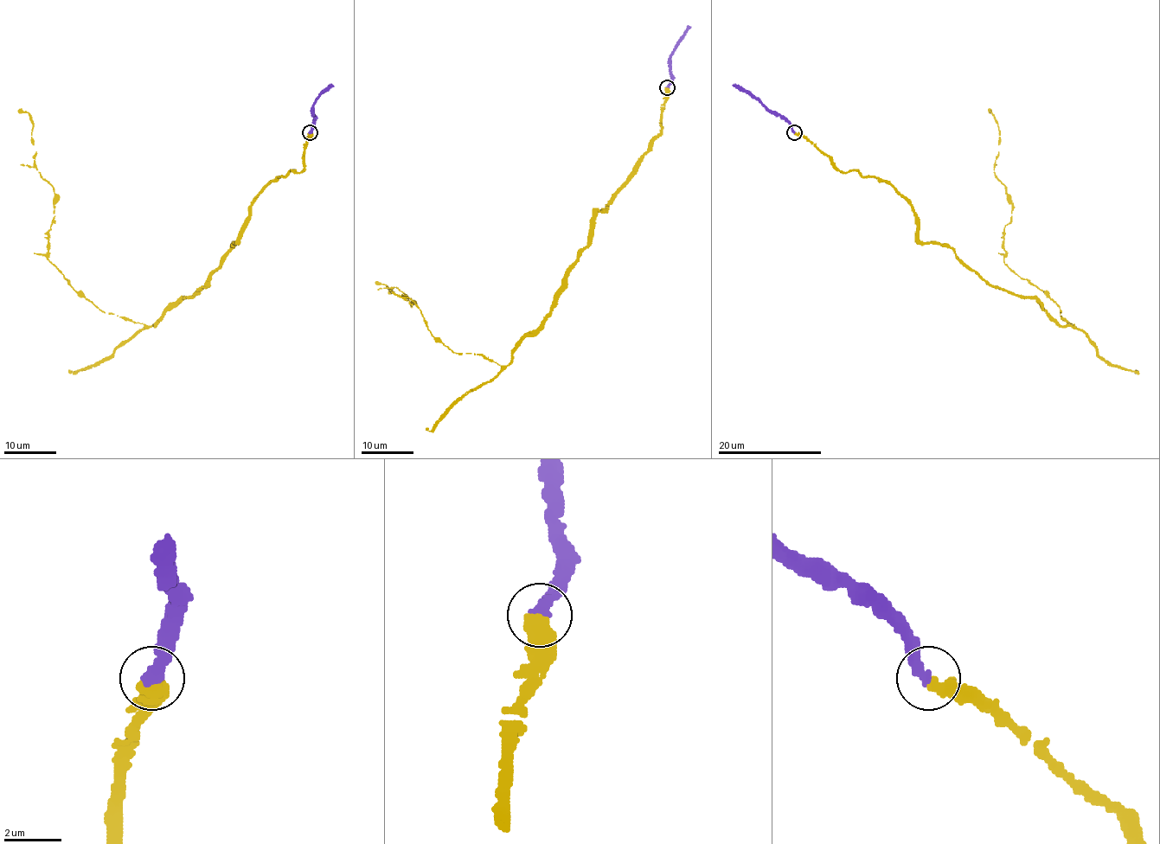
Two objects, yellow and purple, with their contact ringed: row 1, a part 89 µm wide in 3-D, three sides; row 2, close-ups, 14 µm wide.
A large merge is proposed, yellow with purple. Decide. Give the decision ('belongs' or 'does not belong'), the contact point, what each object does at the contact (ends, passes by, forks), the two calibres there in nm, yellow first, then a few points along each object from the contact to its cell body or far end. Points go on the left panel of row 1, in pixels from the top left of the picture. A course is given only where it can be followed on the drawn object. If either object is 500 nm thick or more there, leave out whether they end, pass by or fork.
belongs; at (310, 132); 500 nm thick on the yellow side, 440 nm on the other; yellow runs (310, 133), (304, 169), (272, 181), (204, 284), (149, 326), (100, 310), (48, 260), (54, 188), (17, 110); purple runs (310, 132), (313, 104), (331, 86)

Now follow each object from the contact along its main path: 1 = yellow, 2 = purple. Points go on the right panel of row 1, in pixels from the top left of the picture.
1: (794, 133), (839, 169), (887, 181), (921, 240), (1073, 326), (1004, 260), (1012, 201), (994, 172), (989, 110)
2: (794, 132), (784, 118), (772, 114), (732, 86)

